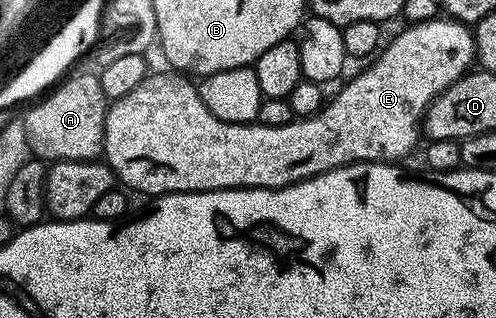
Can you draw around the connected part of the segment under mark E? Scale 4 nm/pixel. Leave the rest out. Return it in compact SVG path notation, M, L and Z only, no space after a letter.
M436 16L424 22L412 22L404 25L404 27L404 30L401 31L388 46L386 43L386 45L378 51L374 61L367 64L372 64L372 66L365 67L356 78L349 79L332 98L330 95L329 101L322 109L319 109L310 117L296 117L294 122L285 124L281 128L265 128L258 124L248 124L246 122L233 124L232 122L217 120L217 116L213 116L213 112L209 112L209 108L205 108L196 83L192 81L190 77L184 76L179 72L166 72L167 74L148 73L147 79L141 84L137 84L137 88L133 88L133 92L129 92L129 96L116 98L107 107L105 136L103 137L103 154L105 155L105 161L107 165L114 170L116 179L118 179L128 191L140 190L141 193L147 194L146 196L189 194L200 190L241 190L244 188L278 190L280 186L292 186L294 182L304 182L307 178L335 170L339 166L348 166L354 162L398 163L400 160L403 160L399 158L405 157L415 145L417 145L416 147L420 145L419 138L421 139L423 115L427 113L429 104L434 100L435 95L445 92L445 88L449 88L449 84L453 84L462 74L468 73L475 62L475 36L470 25L456 22L455 19L446 16Z

